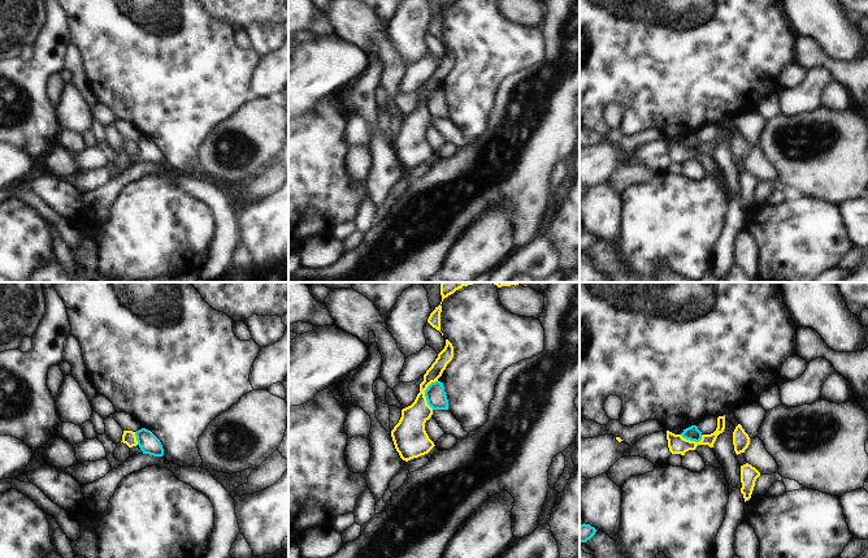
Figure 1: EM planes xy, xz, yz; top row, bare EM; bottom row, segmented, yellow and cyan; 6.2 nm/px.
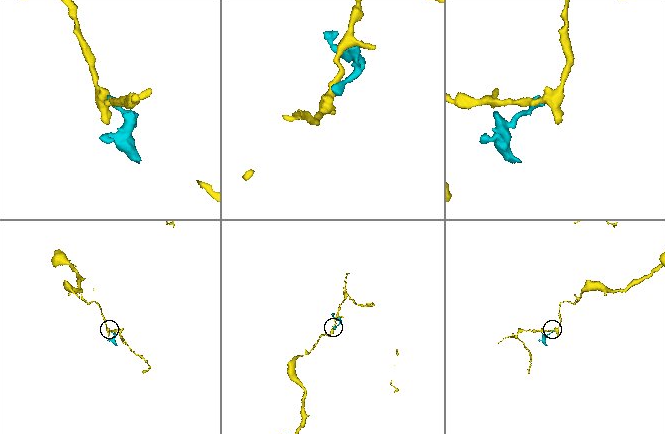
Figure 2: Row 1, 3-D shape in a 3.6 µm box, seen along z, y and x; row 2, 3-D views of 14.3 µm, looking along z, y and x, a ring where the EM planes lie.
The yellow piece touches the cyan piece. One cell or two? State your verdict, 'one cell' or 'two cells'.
two cells

